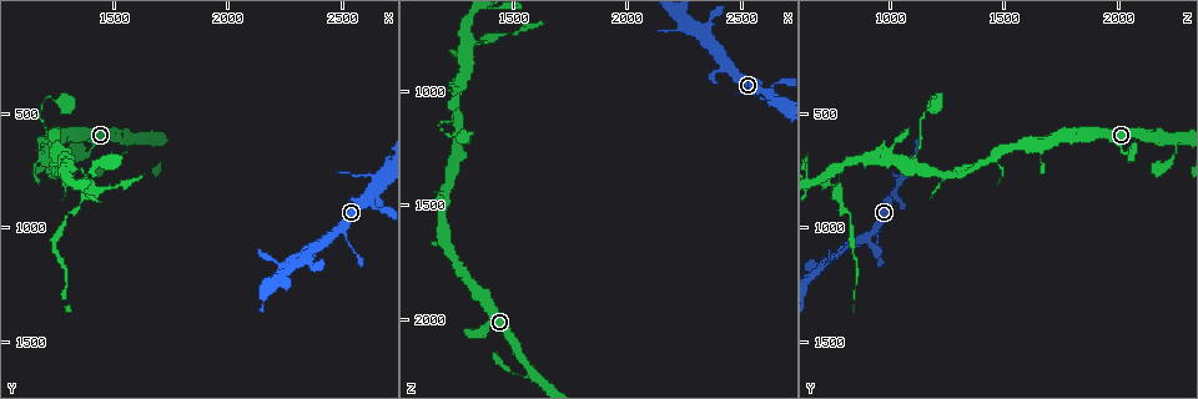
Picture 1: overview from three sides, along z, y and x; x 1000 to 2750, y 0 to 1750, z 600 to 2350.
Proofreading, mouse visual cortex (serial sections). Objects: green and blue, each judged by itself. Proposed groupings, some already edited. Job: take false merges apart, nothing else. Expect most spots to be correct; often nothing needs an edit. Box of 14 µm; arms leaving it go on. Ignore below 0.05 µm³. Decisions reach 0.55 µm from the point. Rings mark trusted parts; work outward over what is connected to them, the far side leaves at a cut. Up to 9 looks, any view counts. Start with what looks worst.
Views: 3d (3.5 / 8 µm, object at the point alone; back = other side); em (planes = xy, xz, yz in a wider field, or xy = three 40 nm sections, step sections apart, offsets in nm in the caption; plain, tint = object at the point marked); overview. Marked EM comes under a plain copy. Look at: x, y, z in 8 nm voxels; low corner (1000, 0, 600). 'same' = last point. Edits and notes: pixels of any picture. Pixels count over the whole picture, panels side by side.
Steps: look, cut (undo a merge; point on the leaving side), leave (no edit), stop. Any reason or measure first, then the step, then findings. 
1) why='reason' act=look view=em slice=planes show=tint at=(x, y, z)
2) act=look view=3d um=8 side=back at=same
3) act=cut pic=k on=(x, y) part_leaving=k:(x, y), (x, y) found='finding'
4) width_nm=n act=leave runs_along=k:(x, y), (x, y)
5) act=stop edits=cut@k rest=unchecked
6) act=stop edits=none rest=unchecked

act=look view=3d um=3.5 at=(2670, 780, 1050)

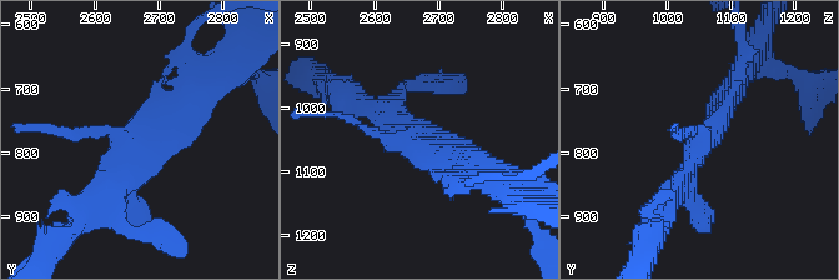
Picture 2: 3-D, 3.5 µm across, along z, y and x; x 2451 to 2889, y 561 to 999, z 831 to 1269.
act=leave runs_along=2:(86, 210), (186, 91) found='continuous, no second cell'

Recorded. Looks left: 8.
why='a fork' act=look view=3d um=3.5 at=(1200, 630, 1670)

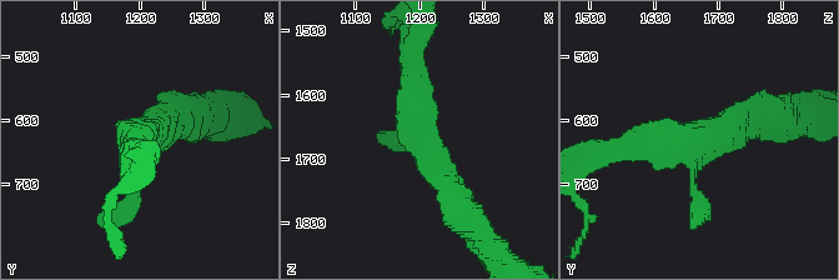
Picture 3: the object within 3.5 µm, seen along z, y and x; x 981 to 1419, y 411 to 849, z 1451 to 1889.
act=look view=em slice=xy step=3 show=tint at=(1205, 630, 1665)

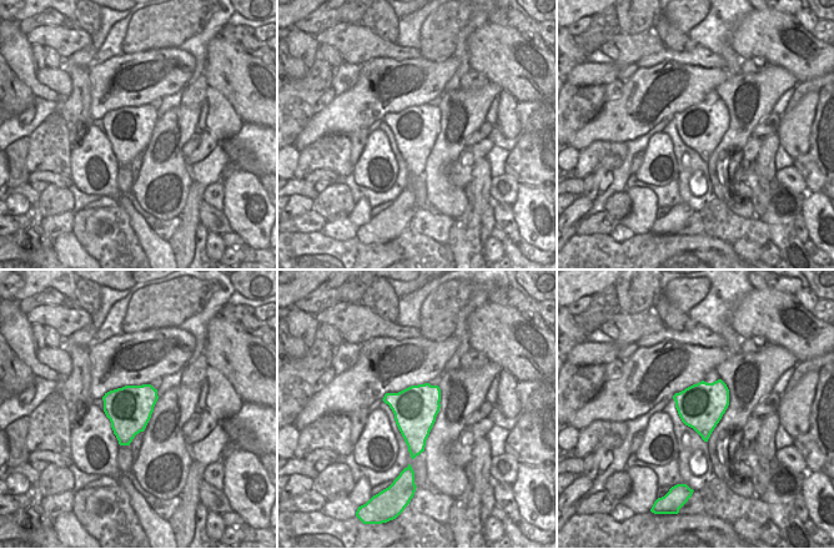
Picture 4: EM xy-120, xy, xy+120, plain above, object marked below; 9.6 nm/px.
act=leave runs_along=3:(458, 199), (412, 119), (412, 55) found='continuous, no second cell'

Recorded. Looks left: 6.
why='sharp bend' act=look view=3d um=3.5 at=(1260, 630, 1030)

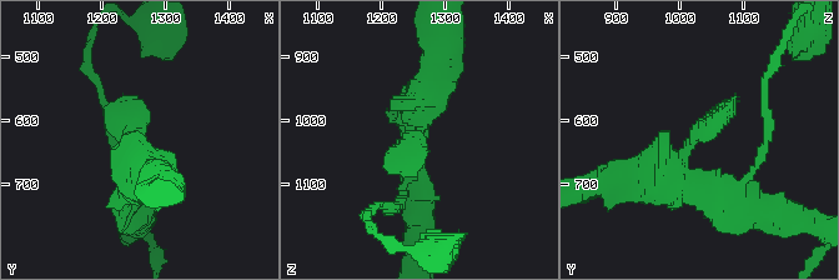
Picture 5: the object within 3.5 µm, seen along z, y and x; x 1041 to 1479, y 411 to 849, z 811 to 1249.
why='need the tissue' act=look view=em slice=xy step=5 show=tint at=(1260, 640, 1015)

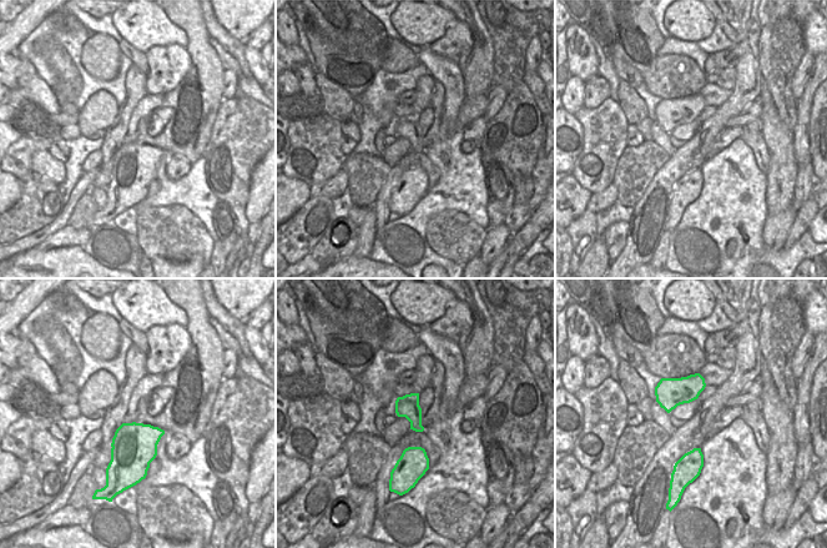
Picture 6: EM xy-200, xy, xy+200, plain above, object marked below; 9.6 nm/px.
width_nm=220 act=leave runs_along=5:(719, 188), (674, 176), (735, 95) found='continuous, no second cell'

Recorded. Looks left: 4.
why='three-way junction' act=look view=3d um=3.5 at=(1290, 750, 790)

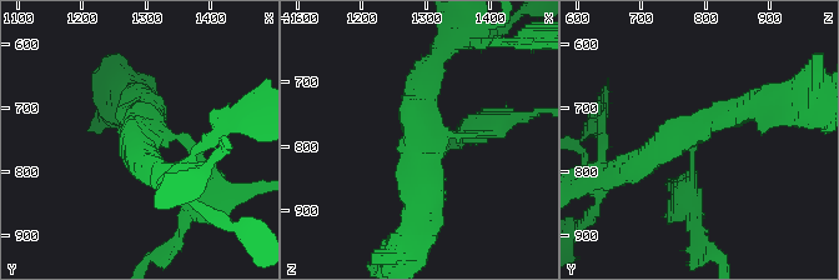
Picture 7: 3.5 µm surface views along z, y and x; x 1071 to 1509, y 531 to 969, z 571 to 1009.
arms=3 arm_widths_nm=100,350,400 act=look view=em slice=xy step=3 show=tint at=(1300, 740, 780)

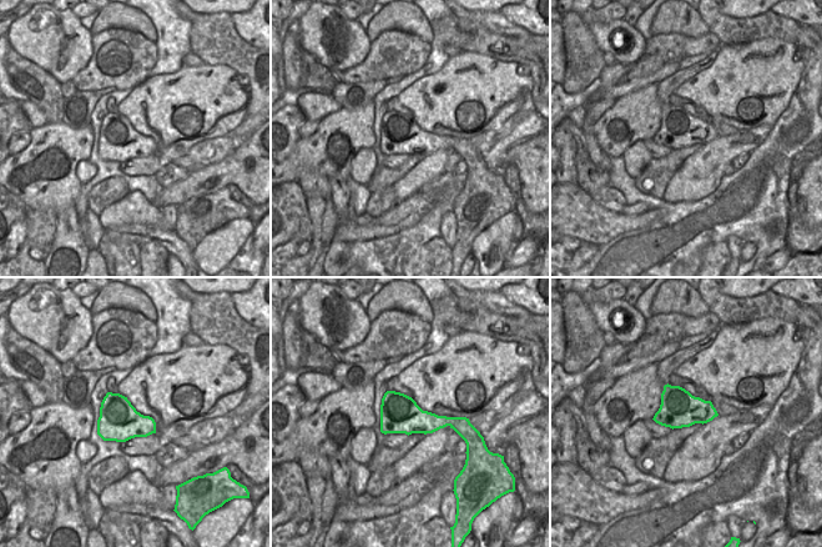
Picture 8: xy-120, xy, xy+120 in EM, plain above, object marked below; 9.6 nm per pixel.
width_nm=380 act=cut pic=7 on=(491, 134) border=8:(447, 417), (449, 425) found='two cells meet here'

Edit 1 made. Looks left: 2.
act=stop edits=cut@7 rest=unchecked

